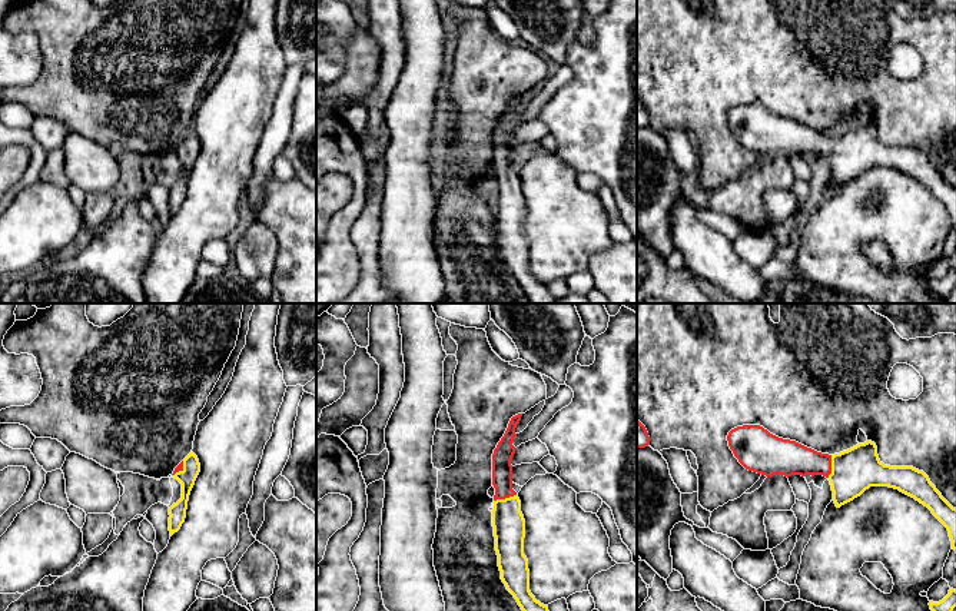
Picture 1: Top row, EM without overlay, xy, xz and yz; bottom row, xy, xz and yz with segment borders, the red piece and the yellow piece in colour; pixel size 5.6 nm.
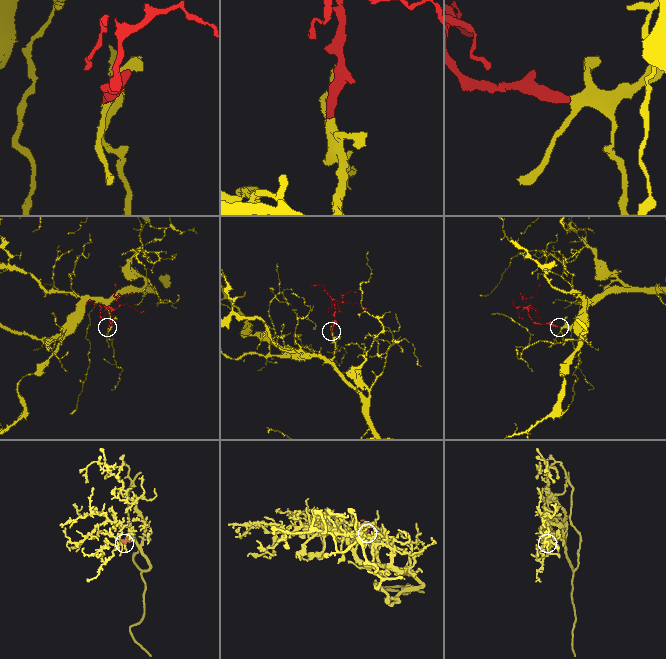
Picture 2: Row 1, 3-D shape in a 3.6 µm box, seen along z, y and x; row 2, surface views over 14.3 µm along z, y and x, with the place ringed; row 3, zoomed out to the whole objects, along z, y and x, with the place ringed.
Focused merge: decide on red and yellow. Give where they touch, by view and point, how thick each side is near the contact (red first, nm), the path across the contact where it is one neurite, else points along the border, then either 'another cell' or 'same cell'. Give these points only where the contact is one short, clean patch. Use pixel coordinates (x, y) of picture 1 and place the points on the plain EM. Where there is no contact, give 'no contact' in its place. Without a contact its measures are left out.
xz (504, 178) | 110/180 nm | across xz (503, 133), (504, 178), (508, 202) | same cell

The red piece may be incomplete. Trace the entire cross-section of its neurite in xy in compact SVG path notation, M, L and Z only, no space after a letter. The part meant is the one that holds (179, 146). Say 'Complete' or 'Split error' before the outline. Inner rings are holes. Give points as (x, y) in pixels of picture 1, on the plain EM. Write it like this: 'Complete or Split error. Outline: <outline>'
Split error. Outline: M190 132L173 150L173 157L182 163L182 177L169 187L170 216L177 212L185 202L187 180L195 160L200 152L197 136Z

